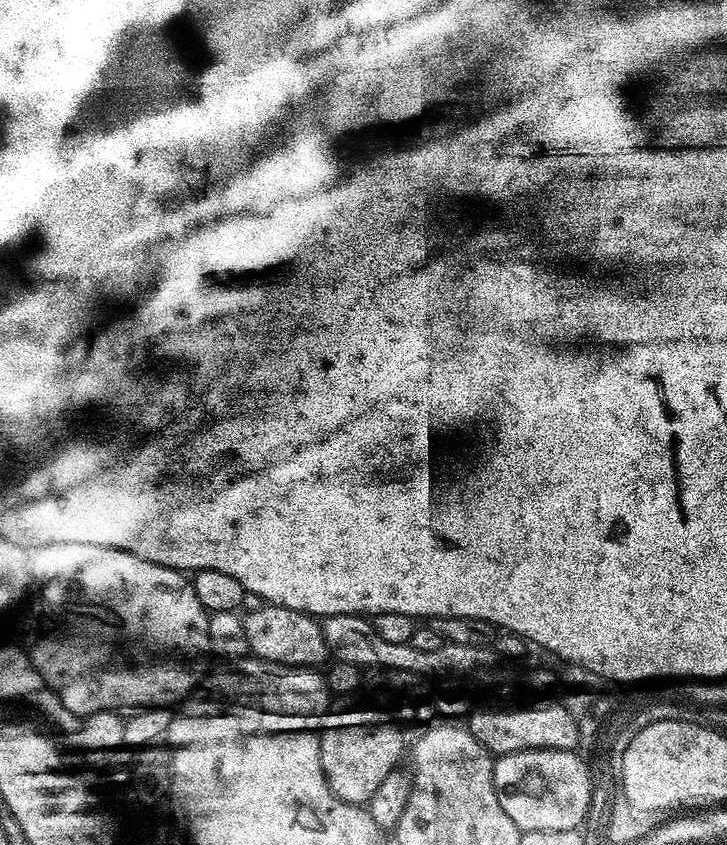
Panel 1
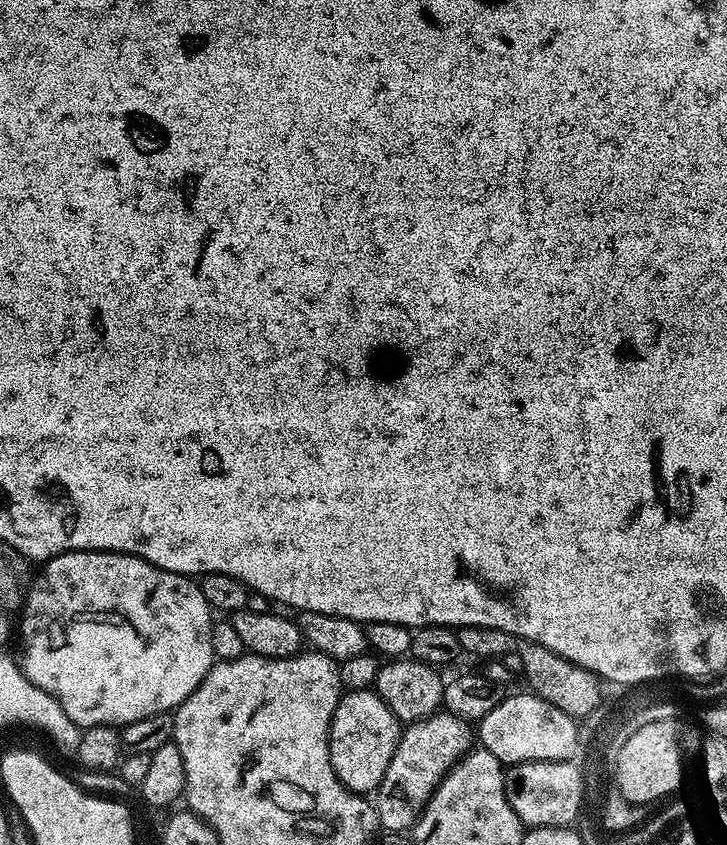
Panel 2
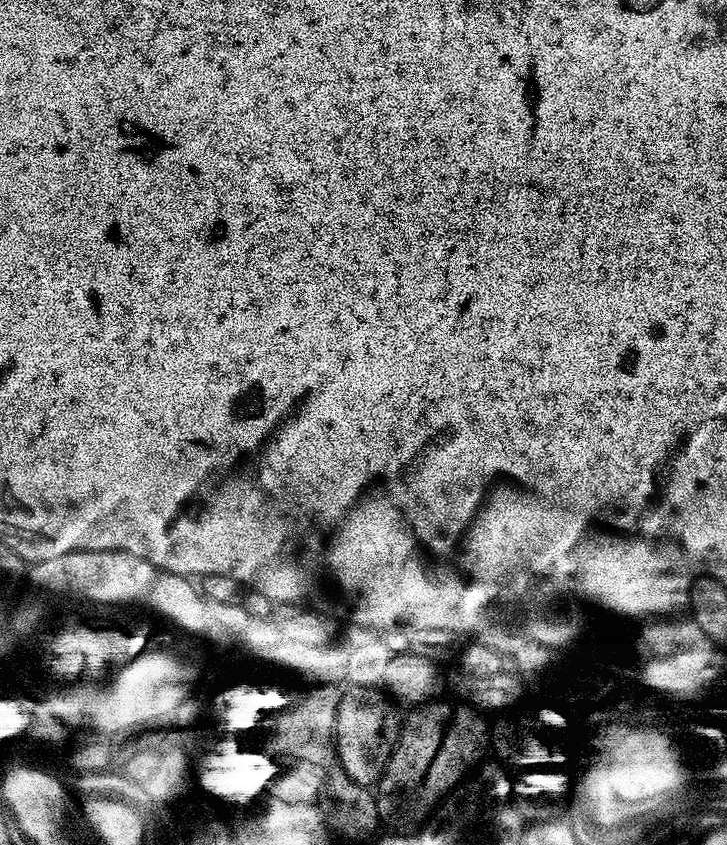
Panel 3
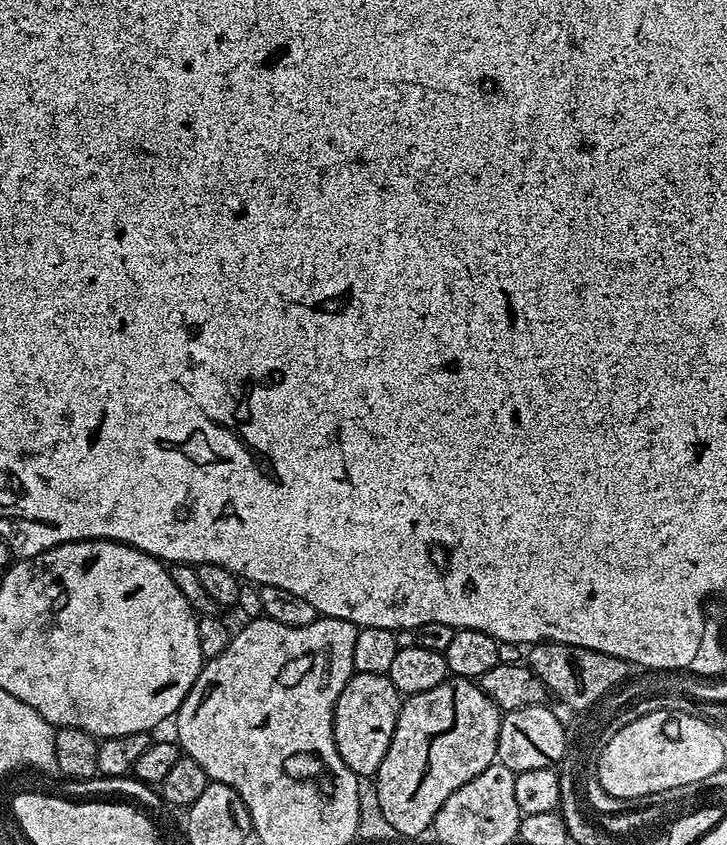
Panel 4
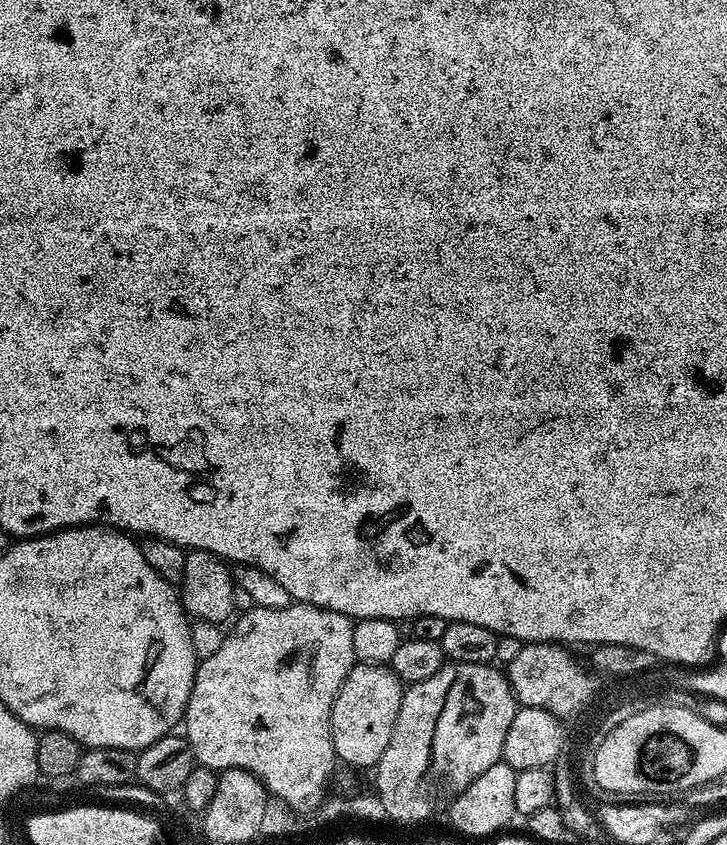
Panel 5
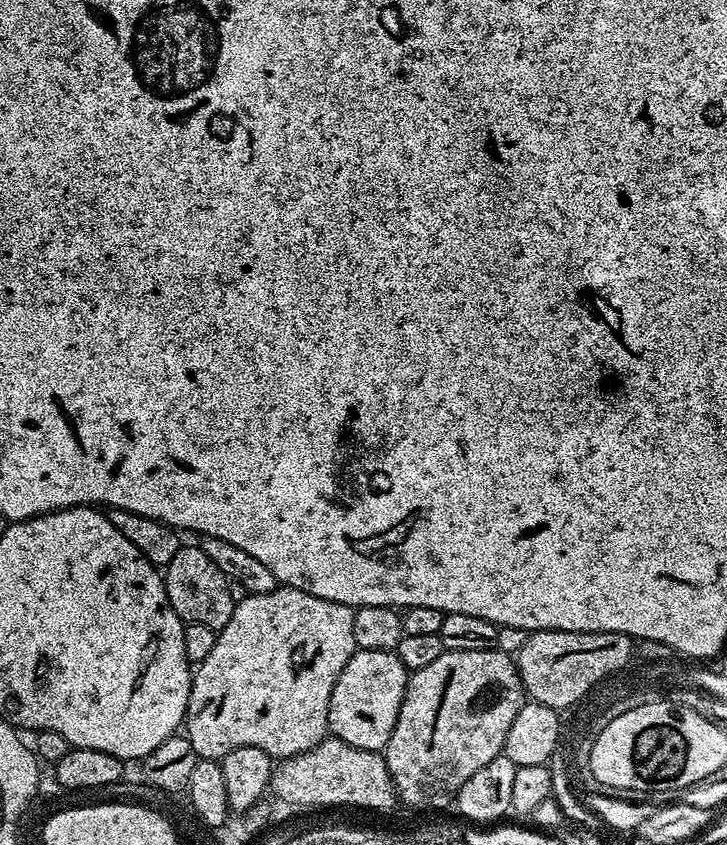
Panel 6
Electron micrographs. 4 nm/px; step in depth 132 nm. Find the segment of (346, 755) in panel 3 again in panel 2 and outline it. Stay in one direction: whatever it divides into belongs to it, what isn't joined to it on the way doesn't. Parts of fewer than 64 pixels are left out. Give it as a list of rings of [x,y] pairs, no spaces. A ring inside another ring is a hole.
[[[345,691],[332,709],[332,725],[328,731],[332,775],[337,776],[351,792],[375,793],[386,774],[386,766],[390,766],[390,758],[394,758],[401,731],[401,721],[377,692]]]

